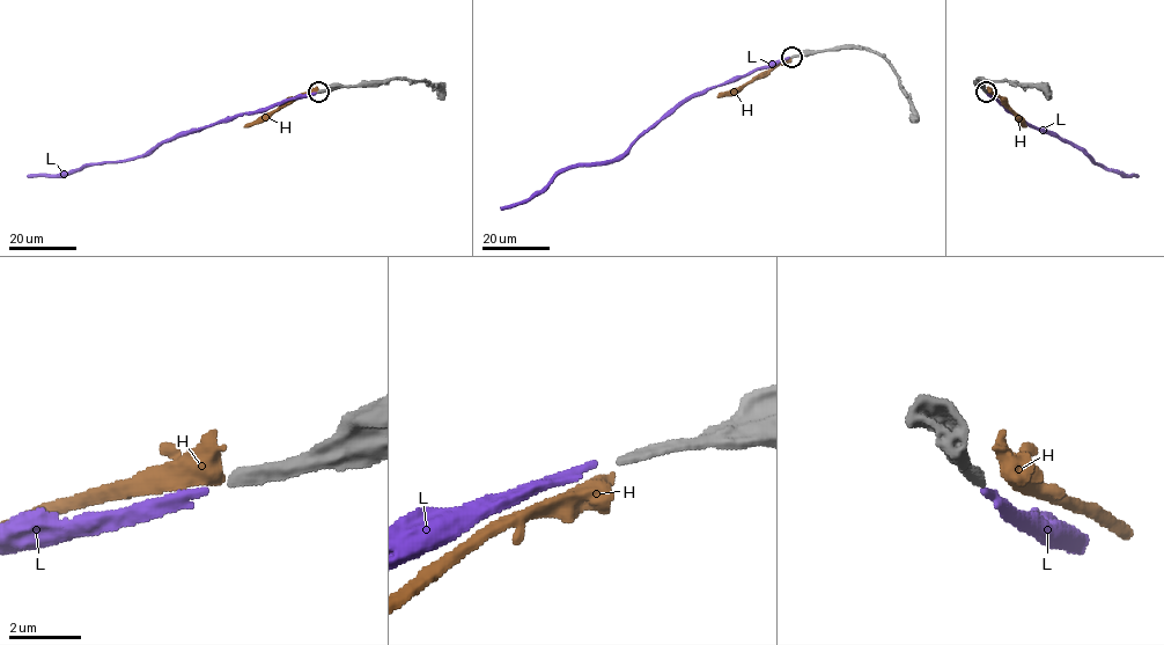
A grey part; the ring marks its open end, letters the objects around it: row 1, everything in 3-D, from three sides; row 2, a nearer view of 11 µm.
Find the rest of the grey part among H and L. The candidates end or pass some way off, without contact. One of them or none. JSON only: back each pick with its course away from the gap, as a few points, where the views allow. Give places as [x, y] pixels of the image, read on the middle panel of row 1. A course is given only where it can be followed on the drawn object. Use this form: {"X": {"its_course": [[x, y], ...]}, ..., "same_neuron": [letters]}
{"same_neuron": []}

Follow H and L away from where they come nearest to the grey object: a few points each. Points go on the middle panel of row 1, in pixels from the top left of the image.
H: (790, 59), (717, 97)
L: (789, 57), (690, 95), (624, 153), (596, 163), (566, 167), (529, 198), (501, 210)

